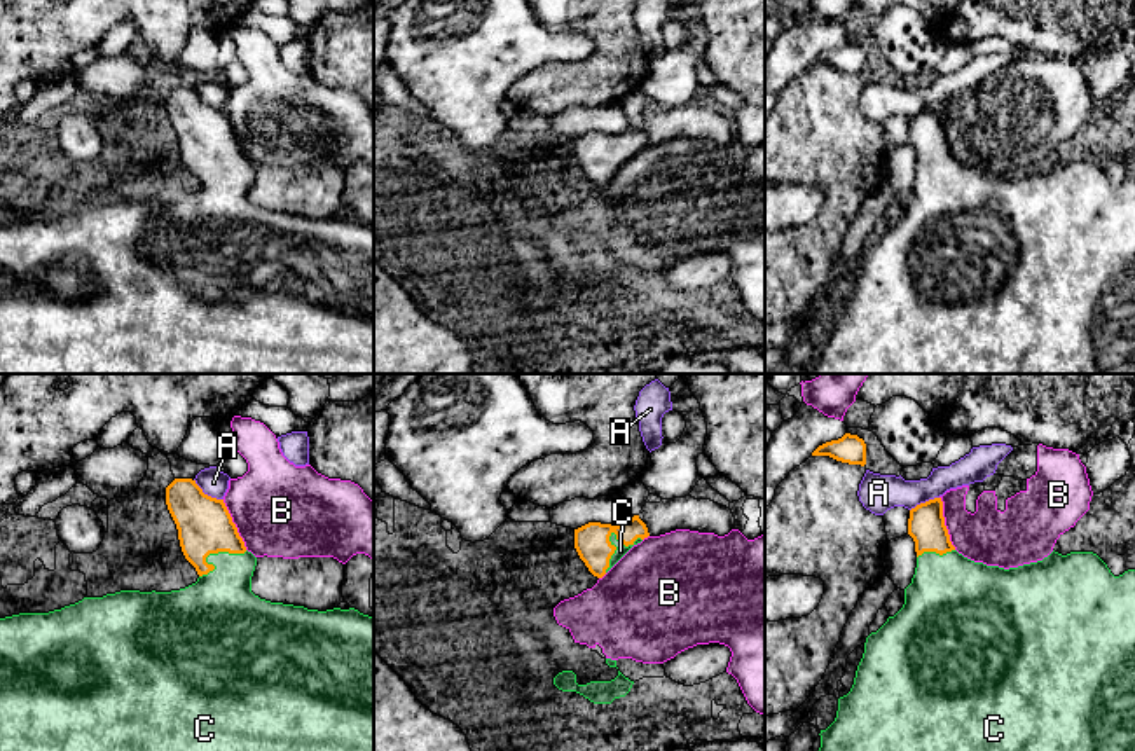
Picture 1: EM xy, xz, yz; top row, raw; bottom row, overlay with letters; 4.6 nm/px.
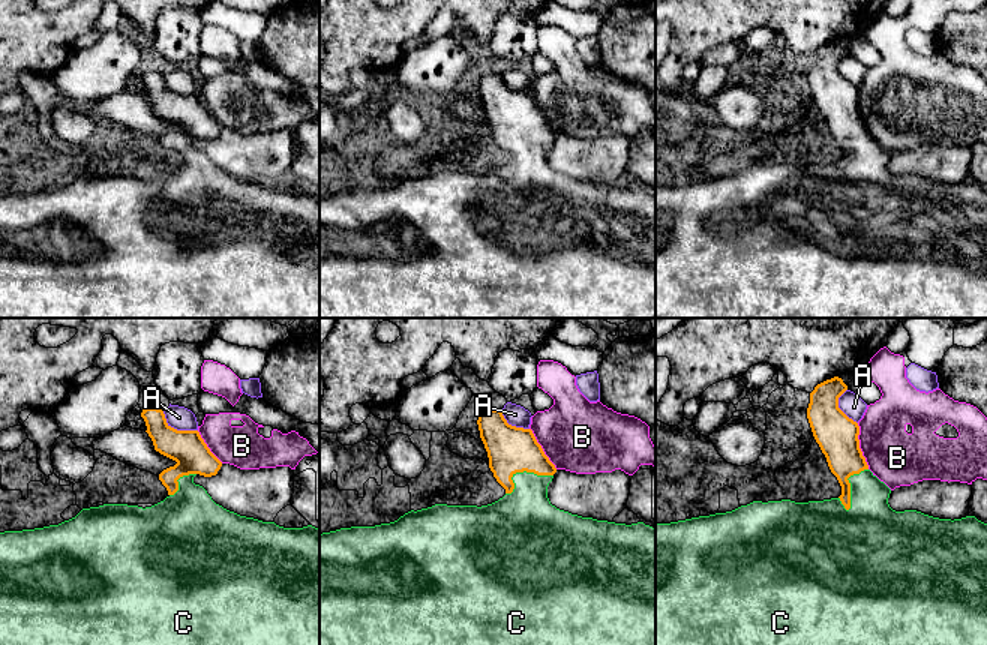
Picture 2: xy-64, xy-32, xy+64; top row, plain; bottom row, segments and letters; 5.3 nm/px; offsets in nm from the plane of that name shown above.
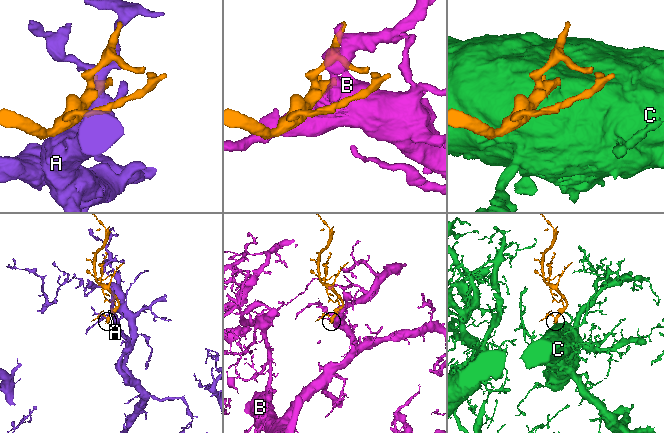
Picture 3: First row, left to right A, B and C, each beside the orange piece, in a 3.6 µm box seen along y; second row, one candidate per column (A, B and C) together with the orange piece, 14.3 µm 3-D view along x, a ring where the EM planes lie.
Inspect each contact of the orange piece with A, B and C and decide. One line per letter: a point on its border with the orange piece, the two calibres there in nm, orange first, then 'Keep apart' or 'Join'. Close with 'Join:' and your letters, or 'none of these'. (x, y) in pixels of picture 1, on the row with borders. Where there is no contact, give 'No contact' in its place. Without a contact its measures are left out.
A: Touches orange at xy (206, 495). Thickness 260 nm (orange) against 130 nm. Keep apart
B: Touches orange at yz (943, 523). Thickness 170 nm (orange) against 260 nm. Keep apart
C: Touches orange at xz (608, 538). Thickness 160 nm (orange) against 50 nm. Join
Join: C

